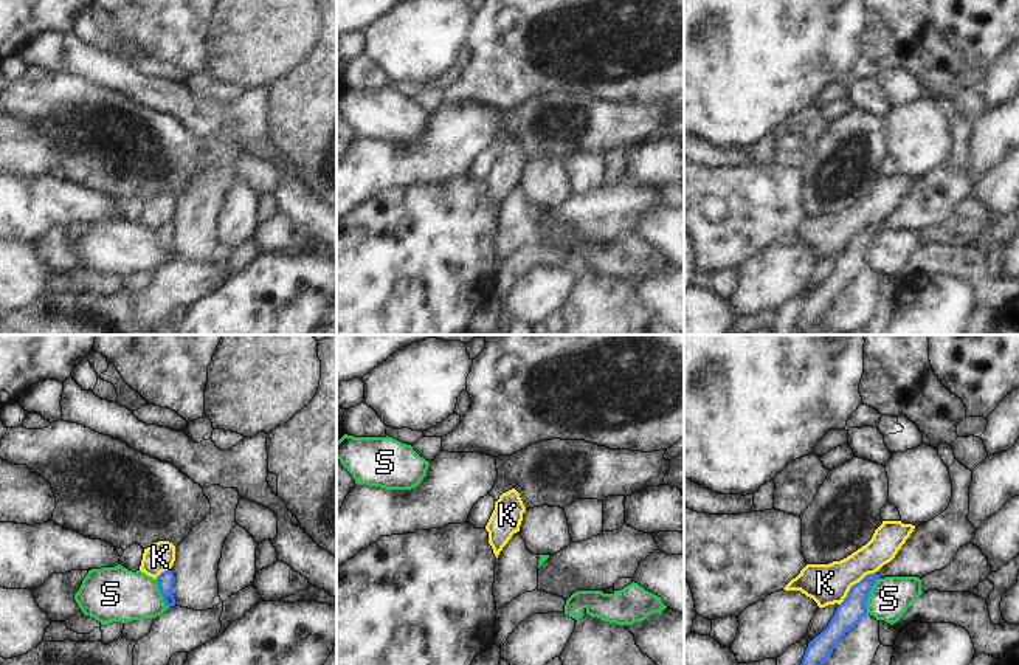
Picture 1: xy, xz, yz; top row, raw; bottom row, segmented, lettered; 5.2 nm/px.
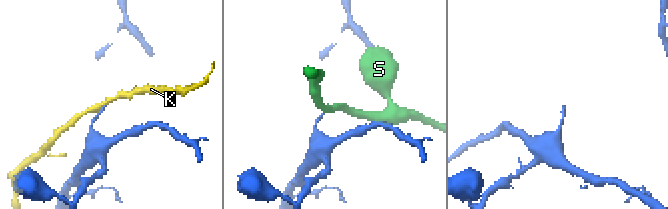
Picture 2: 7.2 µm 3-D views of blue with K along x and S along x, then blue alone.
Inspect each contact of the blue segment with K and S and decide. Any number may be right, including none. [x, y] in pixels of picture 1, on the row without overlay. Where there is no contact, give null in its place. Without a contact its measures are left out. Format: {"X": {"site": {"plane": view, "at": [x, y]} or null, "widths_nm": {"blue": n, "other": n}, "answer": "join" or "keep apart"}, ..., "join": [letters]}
{"K": {"site": {"plane": "yz", "at": [853, 237]}, "widths_nm": {"blue": 140, "other": 200}, "answer": "keep apart"}, "S": {"site": {"plane": "yz", "at": [867, 248]}, "widths_nm": {"blue": 140, "other": 220}, "answer": "keep apart"}, "join": []}

